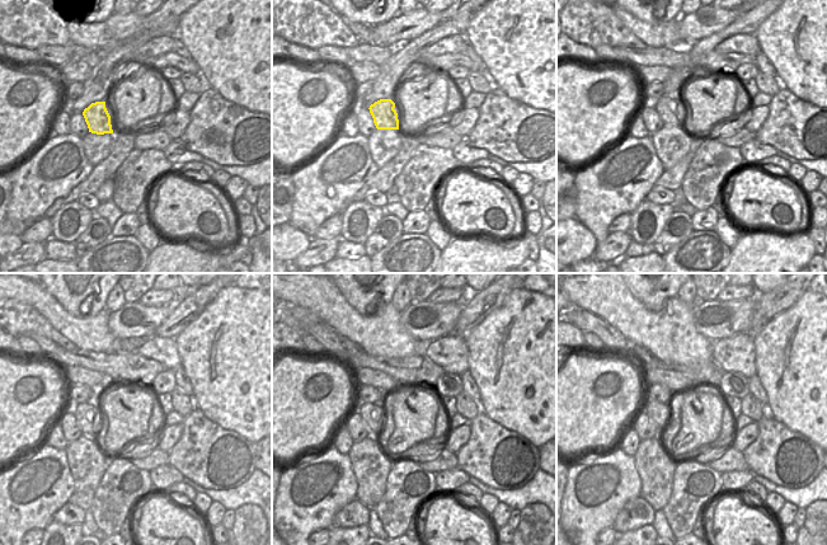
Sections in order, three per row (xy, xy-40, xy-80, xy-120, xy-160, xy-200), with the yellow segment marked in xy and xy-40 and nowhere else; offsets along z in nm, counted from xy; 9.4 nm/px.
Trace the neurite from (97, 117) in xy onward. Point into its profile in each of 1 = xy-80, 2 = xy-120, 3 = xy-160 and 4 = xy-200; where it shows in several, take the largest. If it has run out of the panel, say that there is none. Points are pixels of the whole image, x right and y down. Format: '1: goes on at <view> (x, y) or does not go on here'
1: goes on at xy-80 (668, 109)
2: goes on at xy-120 (85, 416)
3: goes on at xy-160 (374, 414)
4: goes on at xy-200 (658, 413)

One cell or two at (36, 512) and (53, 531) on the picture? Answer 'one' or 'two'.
two

